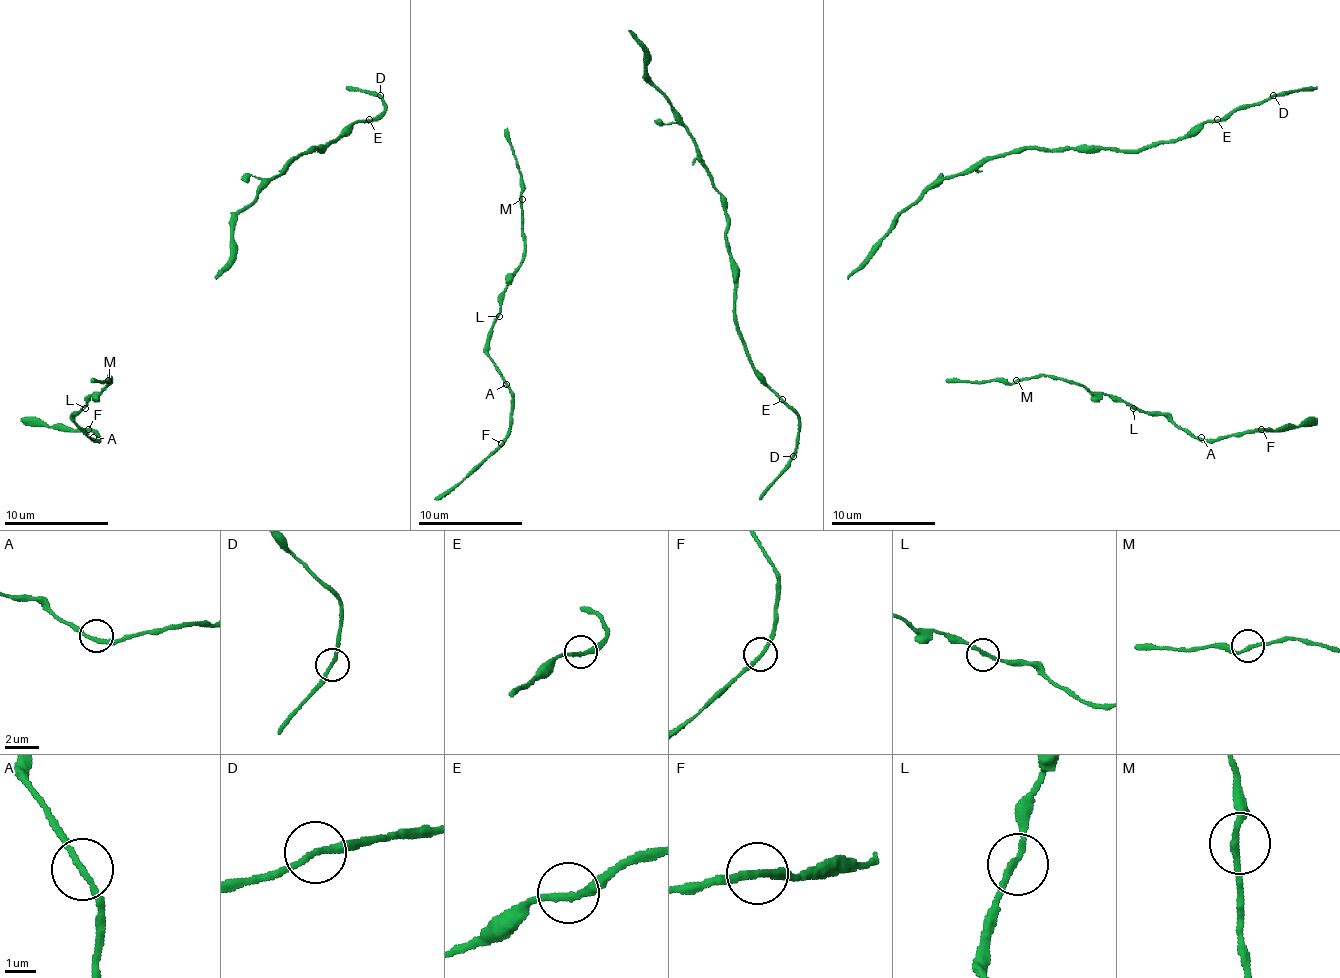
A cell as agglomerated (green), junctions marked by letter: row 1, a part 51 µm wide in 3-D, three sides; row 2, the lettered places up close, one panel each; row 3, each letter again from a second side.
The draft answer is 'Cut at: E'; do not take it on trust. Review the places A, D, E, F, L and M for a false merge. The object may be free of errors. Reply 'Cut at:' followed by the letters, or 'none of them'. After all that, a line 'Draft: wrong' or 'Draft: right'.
Cut at: none of them
Draft: wrong

